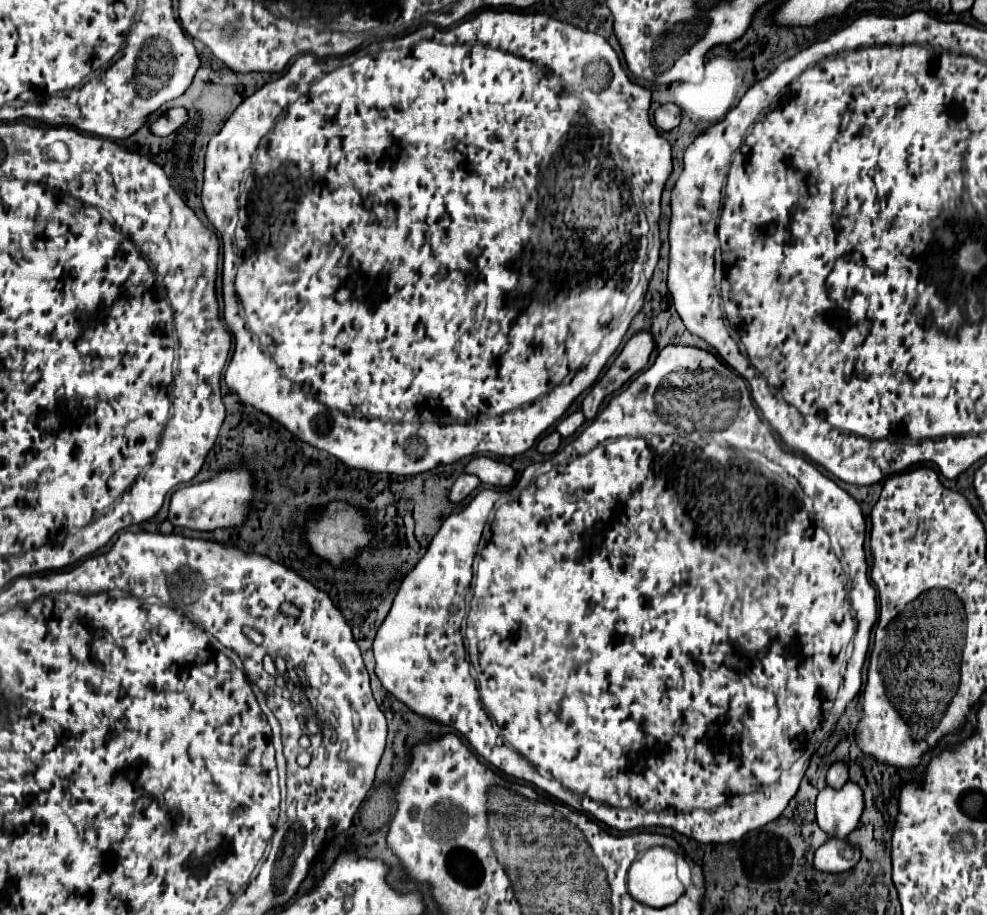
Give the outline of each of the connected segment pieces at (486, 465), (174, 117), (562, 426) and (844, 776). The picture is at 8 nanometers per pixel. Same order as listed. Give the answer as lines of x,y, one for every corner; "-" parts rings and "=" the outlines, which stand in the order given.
474,457
466,467
464,473
480,477
482,483
486,485
496,485
496,487
508,487
514,481
514,469
506,463
500,463
490,457
=
172,107
162,117
152,121
152,133
166,137
174,133
178,127
182,127
186,121
188,121
188,111
184,107
=
576,411
576,413
568,415
566,419
562,419
562,421
558,423
556,431
558,431
562,437
570,437
582,423
584,423
584,415
582,415
582,411
=
836,761
836,763
832,763
832,767
828,769
826,783
828,783
830,787
840,789
846,781
848,781
848,763
846,763
846,761

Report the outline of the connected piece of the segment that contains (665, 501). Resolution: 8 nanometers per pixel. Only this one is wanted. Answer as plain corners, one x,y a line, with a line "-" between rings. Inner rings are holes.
666,345
660,351
660,355
656,357
654,365
644,369
636,379
630,381
630,385
624,391
614,395
608,401
608,405
596,415
596,419
572,443
568,443
562,451
558,451
548,463
550,463
550,467
548,467
546,473
530,477
530,483
526,487
522,487
522,485
518,487
516,485
514,491
512,491
514,493
512,499
496,509
494,519
488,525
482,549
480,549
480,541
484,537
484,527
486,527
486,523
494,511
494,503
500,497
498,491
492,491
492,489
480,491
470,501
470,505
466,509
462,509
458,513
452,513
442,523
440,531
436,533
432,543
428,545
428,551
426,551
424,557
416,563
416,567
400,583
400,589
398,589
398,593
394,597
392,609
386,615
384,623
380,625
380,629
376,633
376,639
374,639
374,645
372,645
374,659
376,659
376,669
374,671
376,671
376,677
380,679
382,687
390,695
394,695
400,703
404,703
412,713
416,713
420,717
426,717
430,721
454,727
460,735
464,735
468,739
469,745
482,760
493,765
496,769
500,769
502,773
506,773
510,777
516,777
516,779
522,779
522,781
534,785
536,789
546,791
548,795
552,795
552,797
560,799
562,803
570,805
572,809
592,815
594,819
598,819
600,823
608,825
610,829
634,831
634,829
644,829
644,827
670,827
672,831
676,831
680,835
686,835
686,837
690,837
690,839
694,839
698,843
730,843
730,841
740,839
748,831
764,827
766,823
774,821
776,817
782,815
782,811
786,809
788,801
796,795
800,779
802,779
804,771
808,769
812,753
818,749
818,745
821,742
828,739
833,733
838,719
848,704
859,693
862,686
861,672
868,653
870,633
873,630
872,625
878,619
878,603
876,599
877,593
874,591
874,587
870,585
870,581
868,581
868,563
866,563
866,551
864,551
866,521
864,521
864,515
860,511
860,505
842,487
838,487
830,477
826,477
822,471
818,471
812,463
804,461
804,457
796,455
794,451
780,449
778,439
772,435
770,425
760,419
756,407
750,401
748,387
746,387
744,379
736,371
726,367
712,353
708,353
704,349
698,349
698,347
686,347
686,345
-
712,373
720,373
720,377
724,377
724,381
728,381
728,385
732,385
732,389
736,389
736,393
740,393
740,409
736,409
736,405
732,405
732,401
688,401
688,397
684,397
684,401
676,401
676,397
672,397
672,393
668,393
668,389
660,389
660,385
664,385
664,381
672,381
672,385
676,385
676,389
680,389
680,385
684,385
684,389
688,389
688,393
692,393
692,377
712,377
-
832,541
838,541
838,549
832,545
-
476,553
480,553
480,557
478,557
478,575
476,575
476,583
474,583
474,589
472,589
474,597
470,601
470,611
468,611
468,619
466,619
466,625
468,625
466,627
468,649
464,649
464,637
460,633
460,627
462,627
462,621
466,617
466,603
464,603
464,599
466,599
466,593
471,590
472,563
474,563
-
470,665
476,669
476,679
470,675
-
496,713
500,713
500,729
496,729
494,723
492,723
492,721
496,721

